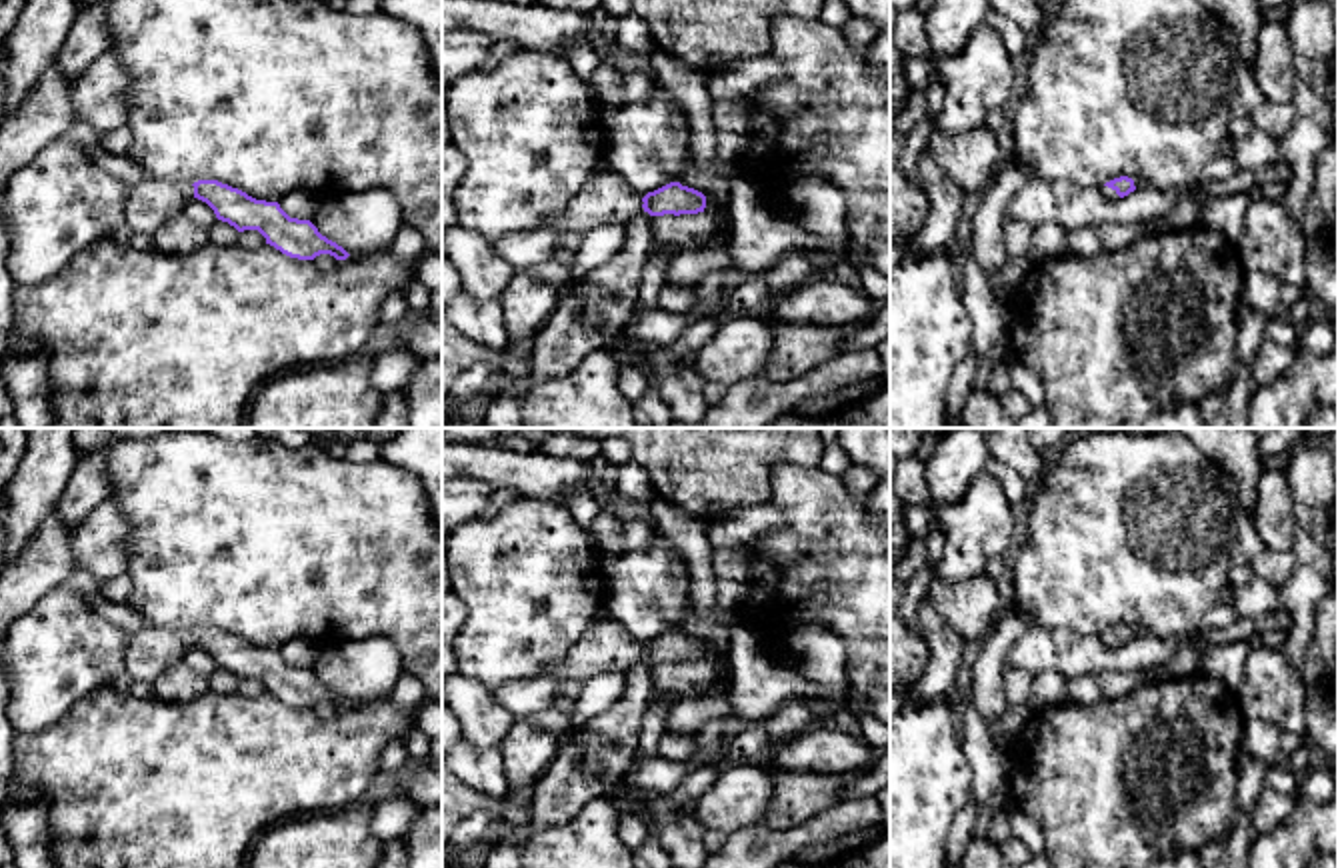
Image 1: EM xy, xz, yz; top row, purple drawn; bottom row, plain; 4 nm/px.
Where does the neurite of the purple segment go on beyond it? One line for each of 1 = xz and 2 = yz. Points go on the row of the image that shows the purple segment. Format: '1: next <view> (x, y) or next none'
1: next xz (606, 198)
2: next yz (1108, 192)

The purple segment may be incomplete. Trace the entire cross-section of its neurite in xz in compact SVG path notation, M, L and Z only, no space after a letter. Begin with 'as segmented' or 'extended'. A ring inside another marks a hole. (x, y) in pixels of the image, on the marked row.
extended; M606 168L588 178L562 214L492 244L516 270L530 270L548 262L566 234L586 234L604 224L628 224L640 210L650 216L680 216L698 214L704 208L706 196L680 182L670 182L640 198L618 172Z

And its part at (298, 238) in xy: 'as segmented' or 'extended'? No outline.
extended

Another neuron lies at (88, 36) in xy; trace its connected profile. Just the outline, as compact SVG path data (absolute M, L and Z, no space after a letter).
M102 4L80 6L80 12L56 56L60 70L76 82L76 78L104 52L110 52L114 36L106 24L106 8Z

